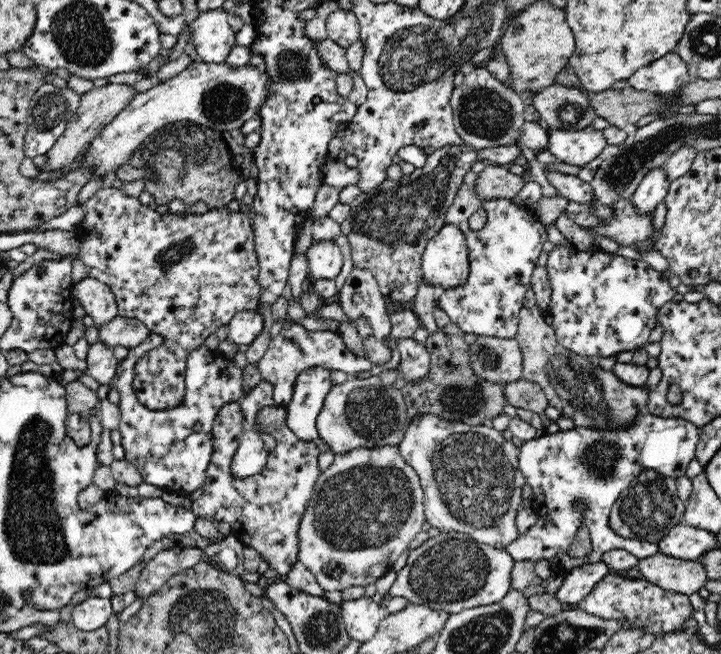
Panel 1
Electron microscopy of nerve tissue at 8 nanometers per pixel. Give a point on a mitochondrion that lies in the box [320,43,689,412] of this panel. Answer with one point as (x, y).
(402, 213)

